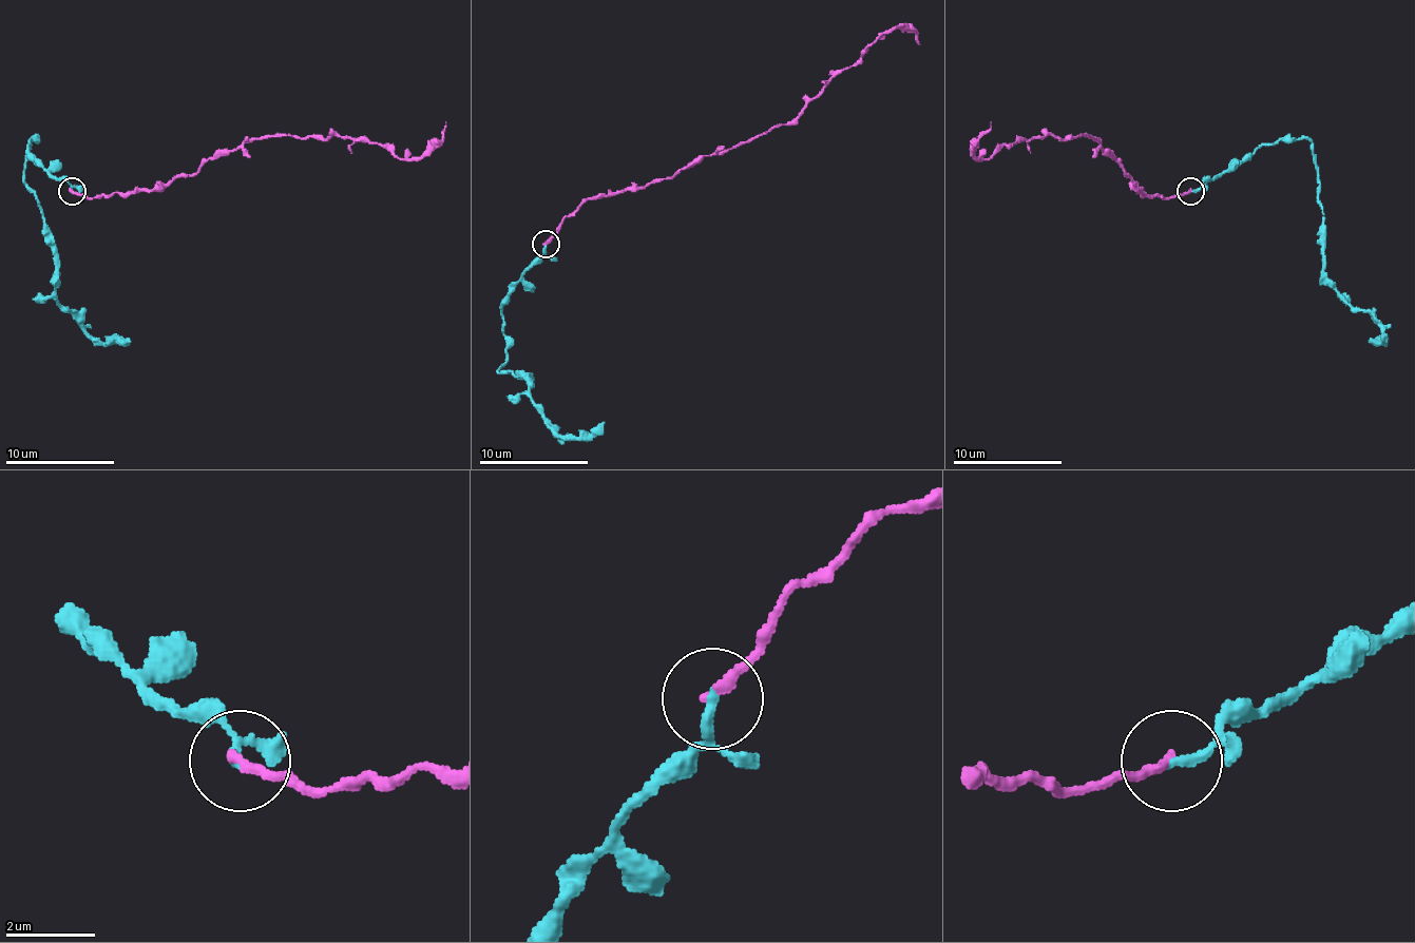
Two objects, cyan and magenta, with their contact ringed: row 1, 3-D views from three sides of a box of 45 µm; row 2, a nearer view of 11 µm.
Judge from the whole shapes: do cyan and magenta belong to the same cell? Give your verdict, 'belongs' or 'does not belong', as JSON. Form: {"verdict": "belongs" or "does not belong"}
{"verdict": "belongs"}

